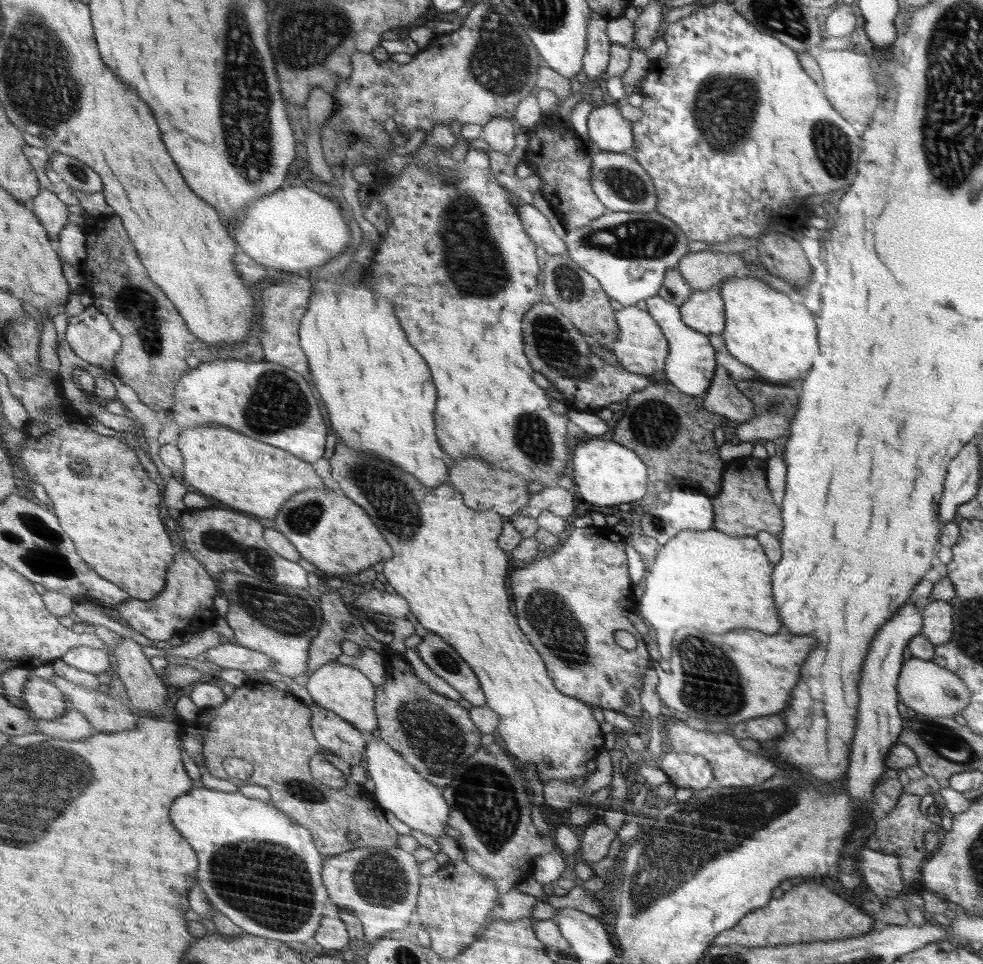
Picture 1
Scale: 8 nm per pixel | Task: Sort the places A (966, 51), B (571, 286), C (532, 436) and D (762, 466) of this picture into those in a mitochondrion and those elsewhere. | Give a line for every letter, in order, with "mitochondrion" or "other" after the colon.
A: mitochondrion
B: mitochondrion
C: mitochondrion
D: other

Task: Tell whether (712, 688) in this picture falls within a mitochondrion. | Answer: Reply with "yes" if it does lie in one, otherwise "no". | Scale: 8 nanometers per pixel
yes

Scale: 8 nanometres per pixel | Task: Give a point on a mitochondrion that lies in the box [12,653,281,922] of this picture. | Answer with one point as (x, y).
(58, 789)

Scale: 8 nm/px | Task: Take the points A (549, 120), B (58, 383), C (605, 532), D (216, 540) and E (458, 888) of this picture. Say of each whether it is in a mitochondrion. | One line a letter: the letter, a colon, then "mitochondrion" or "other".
A: other
B: other
C: other
D: mitochondrion
E: other

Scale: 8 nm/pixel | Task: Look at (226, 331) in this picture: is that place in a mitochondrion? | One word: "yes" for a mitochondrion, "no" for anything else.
no

